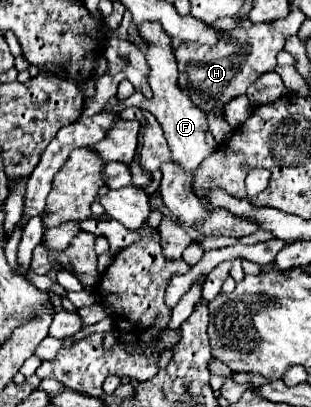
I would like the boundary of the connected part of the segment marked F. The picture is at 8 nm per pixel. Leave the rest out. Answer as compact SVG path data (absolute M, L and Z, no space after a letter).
M141 23L137 29L139 29L141 39L147 43L145 61L149 65L149 87L153 91L153 97L147 99L141 93L135 93L133 97L129 97L129 101L131 105L143 107L155 115L155 119L165 131L165 139L169 143L173 159L183 169L193 173L201 165L201 161L217 149L217 143L207 125L207 117L203 115L203 111L199 111L199 107L191 103L187 91L177 87L177 63L171 49L171 37L163 31L159 23Z

